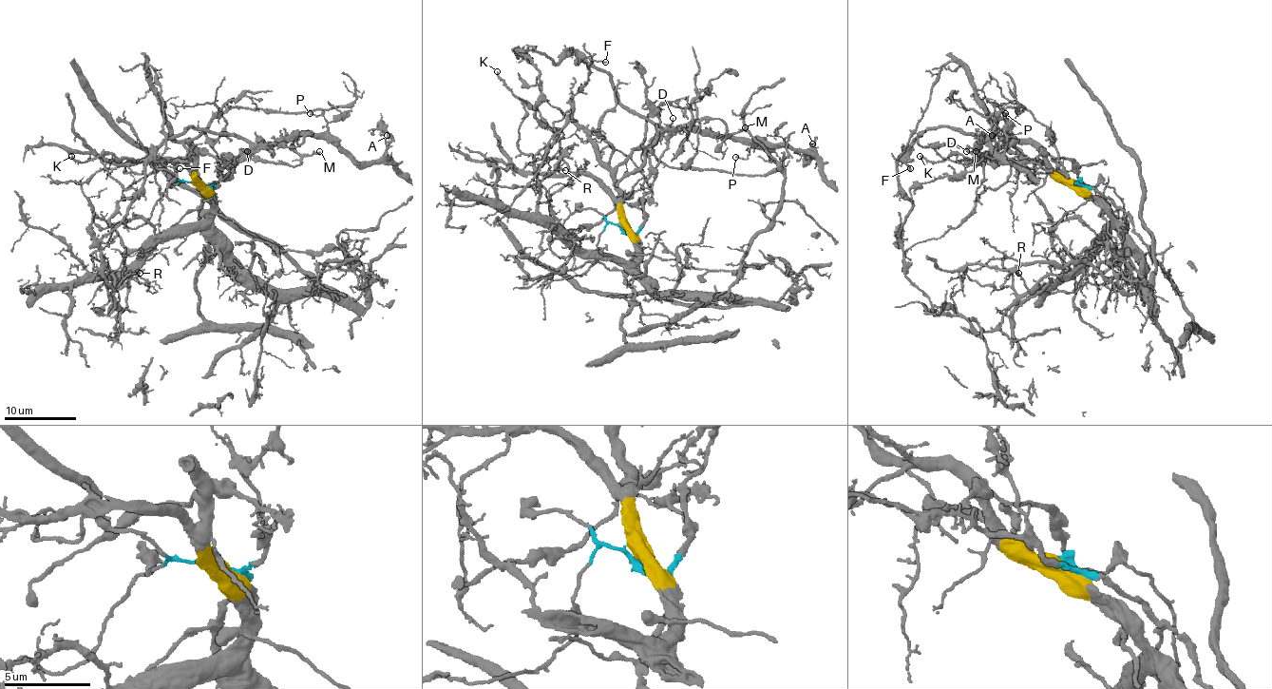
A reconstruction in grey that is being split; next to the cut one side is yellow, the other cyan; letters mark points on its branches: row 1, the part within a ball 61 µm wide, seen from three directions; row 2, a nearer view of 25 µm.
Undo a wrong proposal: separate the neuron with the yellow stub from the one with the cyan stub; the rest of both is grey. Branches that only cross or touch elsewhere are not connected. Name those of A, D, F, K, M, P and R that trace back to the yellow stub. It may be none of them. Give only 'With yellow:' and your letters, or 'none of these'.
With yellow: K, R

